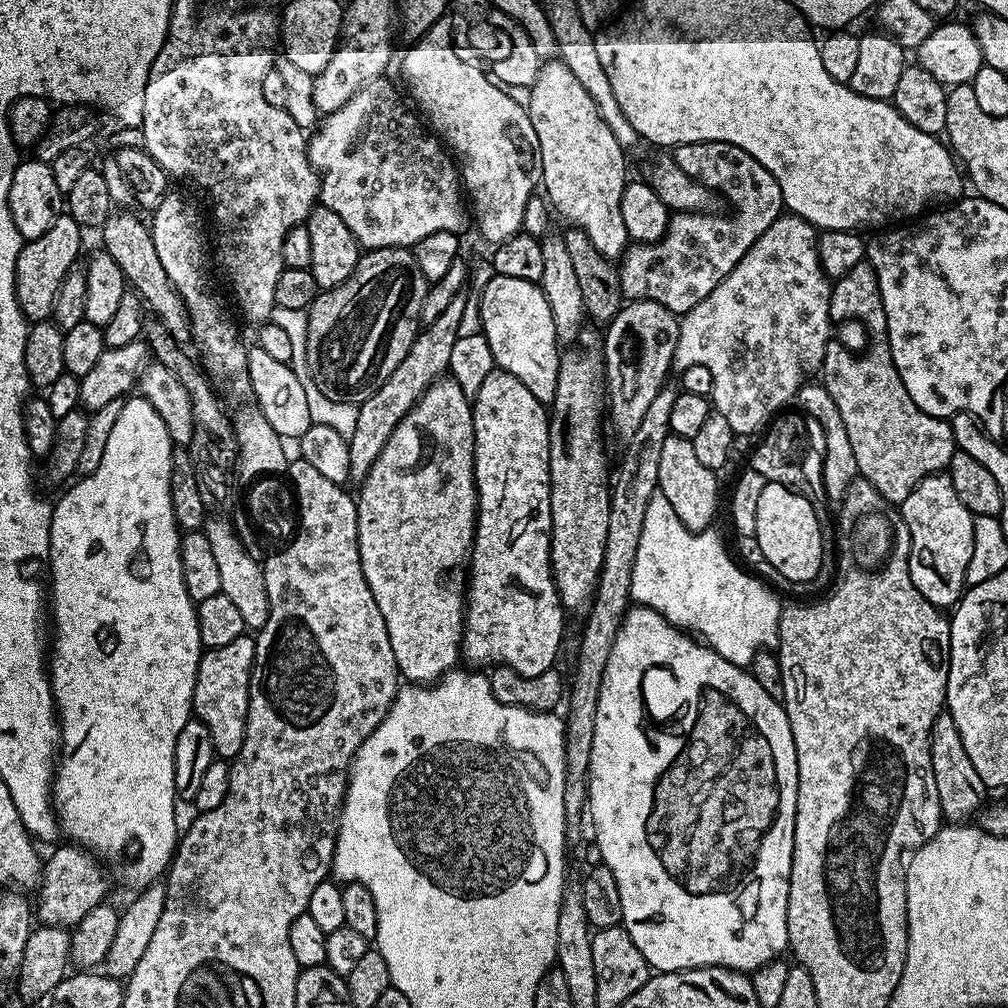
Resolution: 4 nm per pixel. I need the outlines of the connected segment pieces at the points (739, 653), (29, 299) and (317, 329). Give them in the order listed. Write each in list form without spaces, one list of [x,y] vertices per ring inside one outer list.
[[[659,491],[654,494],[654,498],[650,498],[650,506],[646,506],[642,538],[638,538],[638,554],[634,554],[630,594],[637,605],[655,608],[675,628],[691,630],[708,647],[722,654],[726,662],[734,662],[734,666],[739,668],[748,668],[759,651],[775,649],[780,642],[782,603],[779,598],[762,581],[747,576],[728,557],[716,530],[691,532],[674,514],[674,506],[666,502],[666,494]]]
[[[61,214],[54,222],[54,226],[50,226],[50,230],[42,234],[42,238],[27,241],[24,249],[18,254],[16,297],[24,317],[30,322],[51,317],[58,290],[68,277],[68,271],[79,261],[76,259],[80,256],[80,235],[82,235],[80,224],[74,222],[72,216]]]
[[[411,248],[367,249],[361,255],[358,266],[354,266],[354,274],[350,274],[342,286],[320,291],[306,310],[306,358],[314,386],[318,386],[326,398],[334,398],[334,402],[350,402],[357,406],[377,392],[382,382],[394,374],[398,362],[410,354],[410,346],[414,346],[414,338],[422,327],[420,315],[429,287],[426,274],[418,270]]]

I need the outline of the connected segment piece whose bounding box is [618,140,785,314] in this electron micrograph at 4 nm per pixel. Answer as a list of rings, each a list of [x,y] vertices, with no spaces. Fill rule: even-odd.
[[[707,140],[693,144],[678,144],[675,145],[674,155],[678,166],[682,166],[682,170],[686,170],[689,178],[697,180],[702,186],[713,188],[715,192],[724,197],[730,212],[732,208],[733,216],[728,216],[729,214],[703,216],[698,212],[675,213],[669,219],[661,240],[653,244],[633,243],[625,251],[619,261],[618,271],[625,301],[658,302],[662,306],[666,306],[666,310],[683,314],[694,306],[698,306],[698,302],[702,302],[702,298],[706,298],[706,294],[710,294],[710,290],[714,290],[714,286],[718,286],[718,282],[722,282],[722,278],[726,278],[726,274],[730,274],[730,270],[734,270],[734,266],[738,266],[738,262],[744,257],[746,250],[750,250],[750,246],[754,246],[756,239],[782,215],[785,206],[782,190],[778,186],[774,174],[770,174],[770,170],[766,170],[766,166],[762,166],[754,157],[746,154],[746,150],[742,150],[730,142]]]

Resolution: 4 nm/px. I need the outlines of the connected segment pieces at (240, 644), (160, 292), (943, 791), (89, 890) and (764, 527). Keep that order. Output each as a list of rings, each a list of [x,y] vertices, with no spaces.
[[[245,634],[234,638],[227,646],[207,649],[200,657],[198,674],[194,682],[192,711],[195,719],[204,723],[214,738],[219,759],[231,762],[242,750],[242,738],[246,734],[250,678],[256,653],[255,635]]]
[[[114,210],[110,214],[110,218],[106,218],[102,229],[103,251],[108,252],[110,258],[114,258],[114,262],[118,262],[118,270],[122,270],[131,291],[137,292],[151,313],[163,321],[168,333],[175,340],[187,341],[190,336],[188,308],[178,294],[174,282],[170,282],[170,274],[166,274],[166,270],[162,270],[162,258],[158,258],[158,250],[154,250],[151,227],[145,221],[143,224],[134,213],[135,211],[132,210]]]
[[[942,714],[934,722],[930,737],[930,766],[934,766],[934,786],[938,786],[938,802],[940,815],[949,825],[960,826],[977,815],[985,807],[986,789],[978,770],[974,770],[974,762],[970,762],[970,754],[966,754],[966,746],[962,746],[962,734],[958,734],[958,726],[954,726],[954,718]]]
[[[68,846],[52,852],[42,864],[38,893],[40,901],[35,901],[34,912],[40,924],[71,929],[94,906],[105,903],[108,880],[100,869],[101,861],[83,846]]]
[[[784,482],[765,483],[758,498],[754,543],[760,547],[765,562],[782,579],[792,584],[807,585],[815,581],[822,566],[825,536],[819,533],[818,518],[815,517],[816,508],[817,505],[808,501],[800,490]]]

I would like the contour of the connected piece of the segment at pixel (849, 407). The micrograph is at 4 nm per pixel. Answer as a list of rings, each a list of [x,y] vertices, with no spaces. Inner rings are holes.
[[[859,264],[854,266],[854,270],[846,270],[846,274],[835,277],[830,298],[830,318],[835,335],[826,346],[822,383],[830,398],[834,398],[838,414],[842,414],[850,446],[854,449],[857,473],[870,482],[881,501],[888,503],[889,500],[892,506],[899,506],[908,497],[910,490],[922,482],[922,478],[947,469],[950,458],[958,450],[951,423],[945,417],[926,414],[916,405],[914,398],[906,394],[906,386],[902,386],[902,378],[890,354],[886,310],[882,306],[878,274],[871,264]]]

